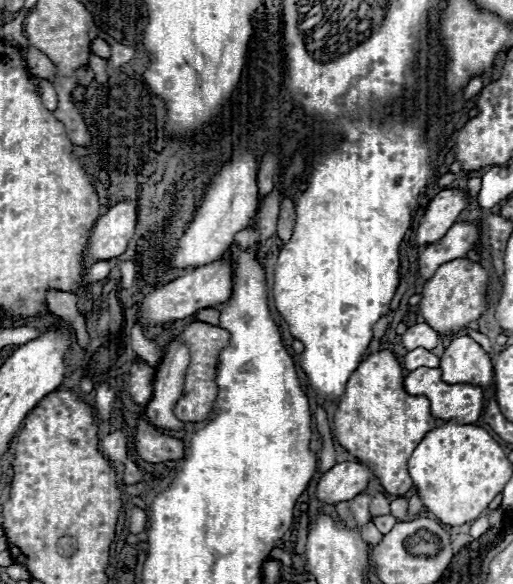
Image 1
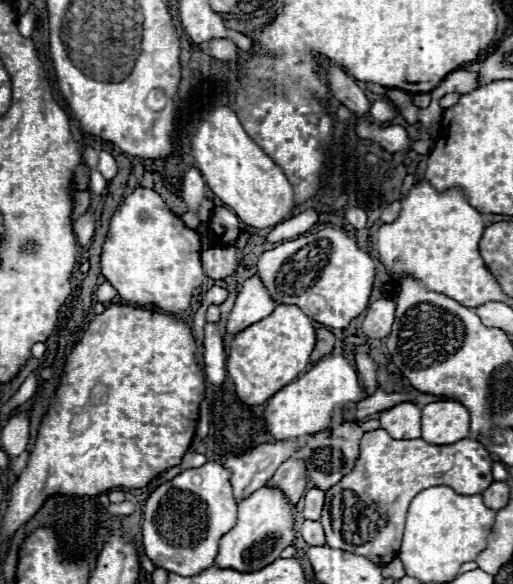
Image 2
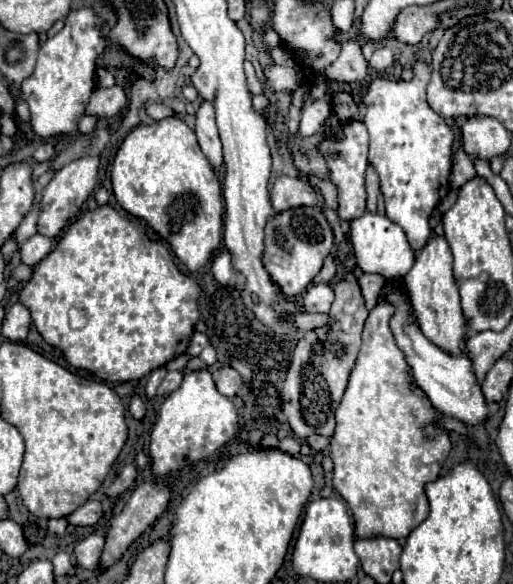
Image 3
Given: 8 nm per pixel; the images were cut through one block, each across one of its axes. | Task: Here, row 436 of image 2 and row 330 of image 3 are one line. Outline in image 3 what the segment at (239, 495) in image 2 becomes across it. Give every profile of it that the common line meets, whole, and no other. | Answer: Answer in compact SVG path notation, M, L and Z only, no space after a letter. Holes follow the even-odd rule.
M298 312L292 316L290 320L298 330L306 332L306 330L312 330L312 328L320 328L320 326L326 326L330 324L330 316L328 314L306 314L306 312Z

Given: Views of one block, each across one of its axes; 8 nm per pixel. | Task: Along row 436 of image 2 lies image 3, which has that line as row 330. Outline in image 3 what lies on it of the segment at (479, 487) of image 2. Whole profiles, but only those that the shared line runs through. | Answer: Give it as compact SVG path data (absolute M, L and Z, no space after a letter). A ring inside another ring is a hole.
M386 300L378 302L370 310L370 316L362 330L362 346L358 358L350 372L344 398L336 410L336 432L330 440L333 487L348 502L356 522L354 536L360 538L368 536L386 536L396 540L406 538L410 530L414 530L424 520L424 516L428 516L428 498L424 496L424 484L428 480L438 478L440 468L452 448L450 434L442 426L434 424L434 414L430 410L434 406L430 404L424 390L414 388L416 382L404 358L404 352L394 342L390 330L390 318L394 312L396 308Z

